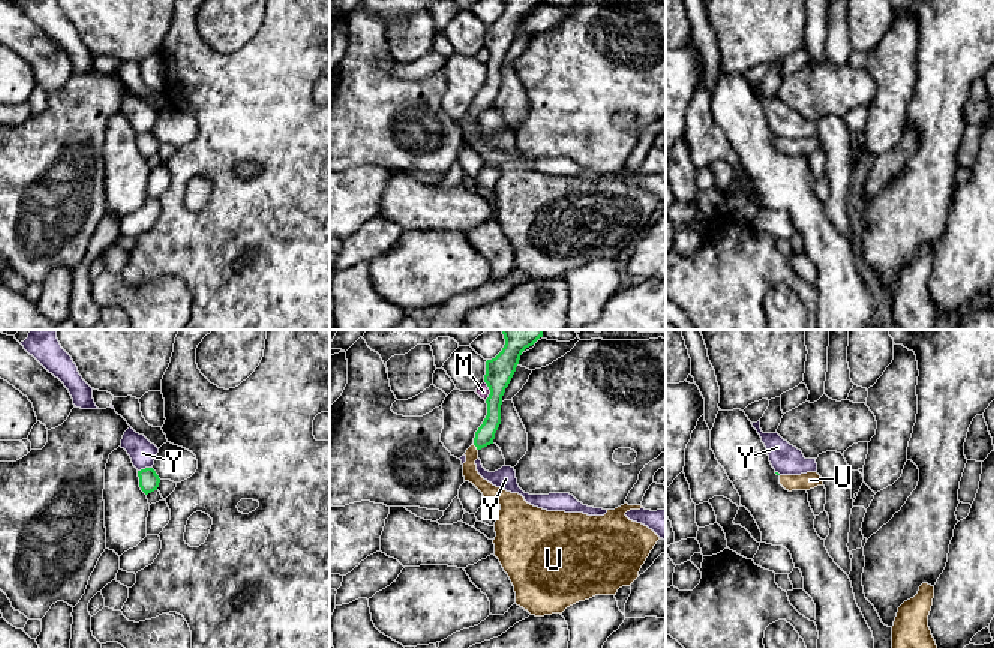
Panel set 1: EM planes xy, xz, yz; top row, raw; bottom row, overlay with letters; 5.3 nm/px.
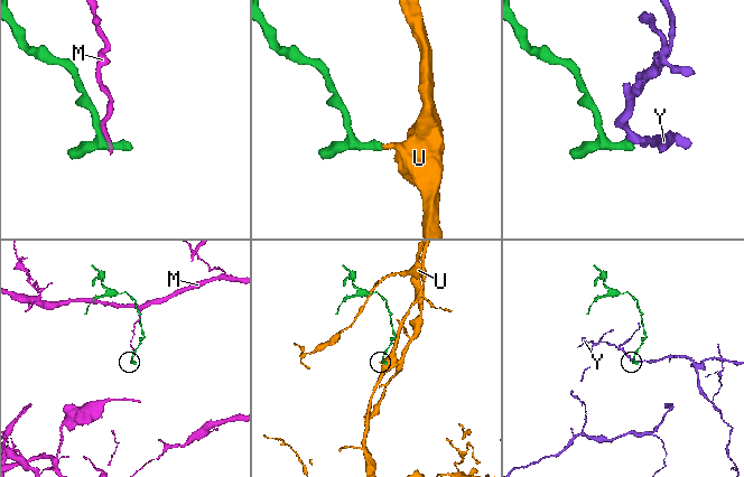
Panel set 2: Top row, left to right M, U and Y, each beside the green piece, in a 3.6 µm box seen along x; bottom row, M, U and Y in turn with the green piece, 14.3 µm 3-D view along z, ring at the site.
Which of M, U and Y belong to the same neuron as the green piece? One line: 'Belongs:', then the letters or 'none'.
Belongs: U

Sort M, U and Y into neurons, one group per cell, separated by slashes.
M / U / Y

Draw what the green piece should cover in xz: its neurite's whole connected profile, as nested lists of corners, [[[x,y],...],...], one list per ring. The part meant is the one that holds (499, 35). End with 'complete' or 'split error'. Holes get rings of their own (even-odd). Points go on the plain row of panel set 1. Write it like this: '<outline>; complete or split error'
[[[504,0],[502,15],[486,26],[484,46],[490,54],[486,63],[487,80],[475,96],[474,108],[466,114],[466,126],[463,128],[465,146],[472,147],[486,165],[495,165],[501,170],[493,189],[496,196],[495,220],[514,250],[516,268],[535,280],[562,278],[567,272],[595,260],[616,260],[619,252],[630,250],[639,242],[642,230],[660,204],[652,194],[625,180],[630,174],[643,172],[642,170],[625,166],[615,174],[607,174],[604,180],[547,176],[528,168],[519,158],[493,150],[478,138],[475,124],[481,112],[493,108],[501,88],[505,52],[516,36],[522,16],[540,2],[543,0]]]; split error

